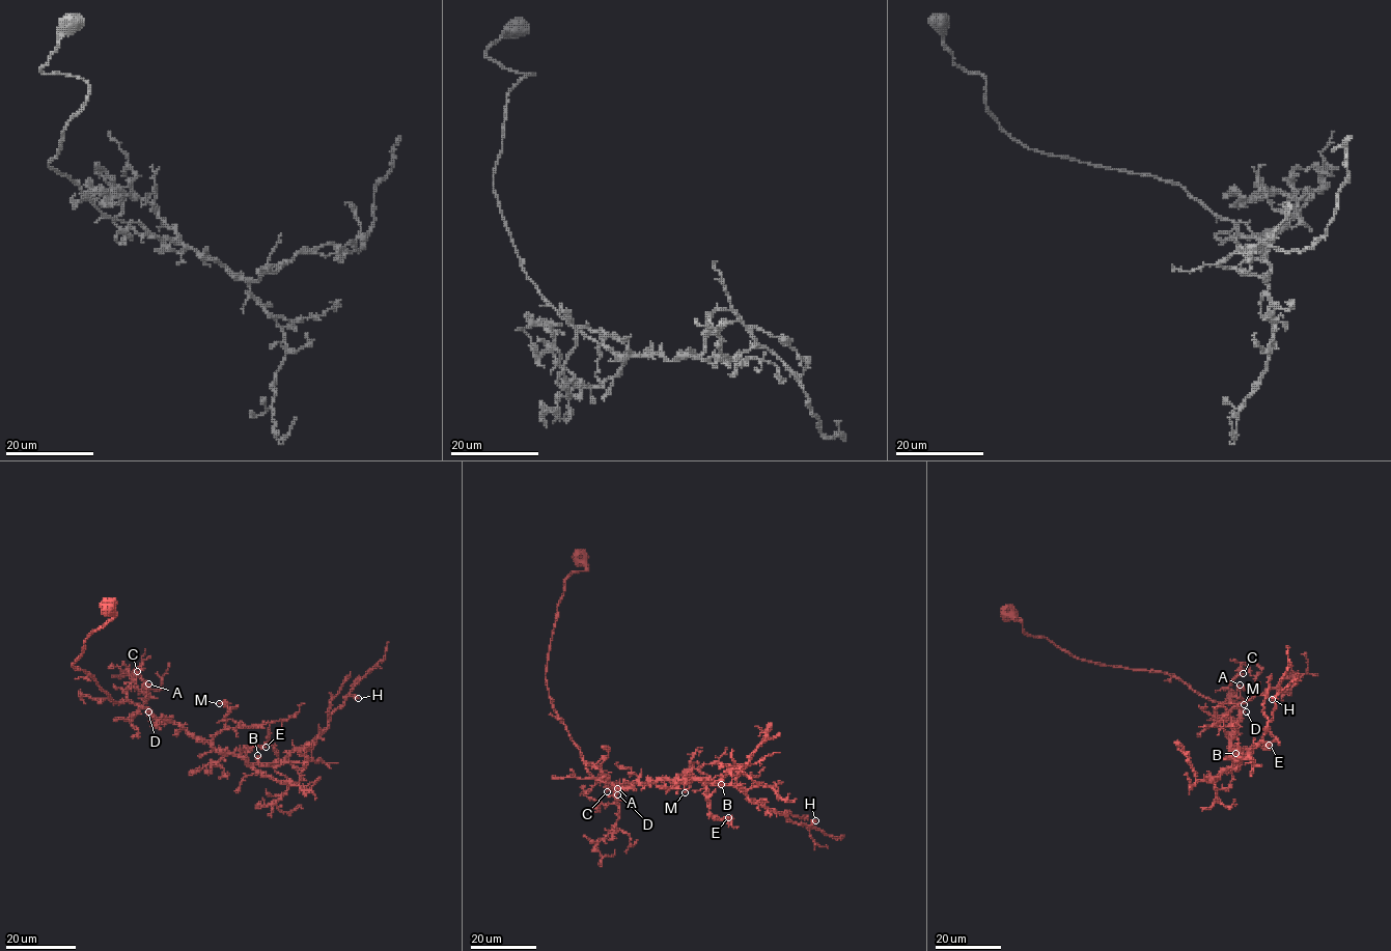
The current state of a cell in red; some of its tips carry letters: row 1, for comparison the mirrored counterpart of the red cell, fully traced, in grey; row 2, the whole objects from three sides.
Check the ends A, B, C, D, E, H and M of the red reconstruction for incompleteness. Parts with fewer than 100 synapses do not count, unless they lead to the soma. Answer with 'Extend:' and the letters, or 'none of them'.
Extend: D

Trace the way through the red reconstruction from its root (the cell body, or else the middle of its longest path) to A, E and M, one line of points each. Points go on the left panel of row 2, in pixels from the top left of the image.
A: (109, 607), (114, 615), (89, 635), (82, 652), (72, 666), (87, 672), (114, 702), (143, 704), (148, 683)
E: (109, 607), (114, 615), (89, 635), (73, 667), (87, 672), (114, 702), (138, 703), (216, 749), (266, 747)
M: (109, 607), (114, 615), (73, 667), (114, 702), (138, 703), (205, 739), (225, 727), (228, 705), (219, 703)

